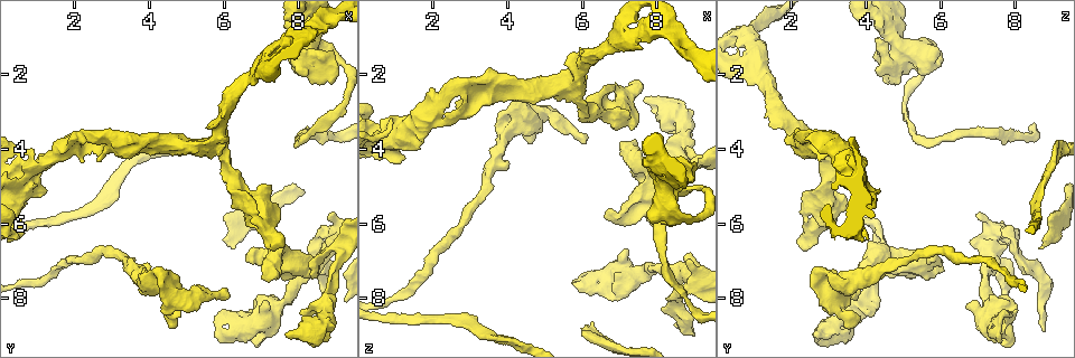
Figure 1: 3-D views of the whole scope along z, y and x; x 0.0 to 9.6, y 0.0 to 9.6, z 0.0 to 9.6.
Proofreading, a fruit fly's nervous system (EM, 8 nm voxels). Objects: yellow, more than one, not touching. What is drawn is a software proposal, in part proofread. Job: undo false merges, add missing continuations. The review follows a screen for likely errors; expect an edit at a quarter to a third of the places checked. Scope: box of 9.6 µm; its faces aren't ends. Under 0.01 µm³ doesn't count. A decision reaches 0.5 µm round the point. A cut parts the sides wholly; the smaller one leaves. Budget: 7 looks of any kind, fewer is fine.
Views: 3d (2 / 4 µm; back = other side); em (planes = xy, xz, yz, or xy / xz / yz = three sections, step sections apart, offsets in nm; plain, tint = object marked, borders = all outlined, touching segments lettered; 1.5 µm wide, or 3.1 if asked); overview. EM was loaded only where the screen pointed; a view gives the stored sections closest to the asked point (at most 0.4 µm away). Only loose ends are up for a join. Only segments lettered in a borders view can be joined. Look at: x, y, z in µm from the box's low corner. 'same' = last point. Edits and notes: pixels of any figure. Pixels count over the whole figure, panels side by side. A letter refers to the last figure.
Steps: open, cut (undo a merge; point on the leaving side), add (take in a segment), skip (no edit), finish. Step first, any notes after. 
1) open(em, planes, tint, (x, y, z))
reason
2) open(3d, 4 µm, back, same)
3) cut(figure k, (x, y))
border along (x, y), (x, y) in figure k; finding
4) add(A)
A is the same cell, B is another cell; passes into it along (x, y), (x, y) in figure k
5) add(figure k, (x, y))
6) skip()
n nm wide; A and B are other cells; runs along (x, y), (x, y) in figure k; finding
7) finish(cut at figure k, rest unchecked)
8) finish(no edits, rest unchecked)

open(em, planes, borders, (4.25, 3.85, 2.40))
branch point

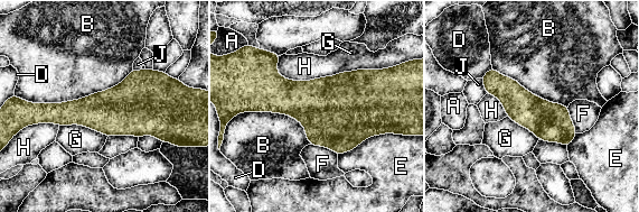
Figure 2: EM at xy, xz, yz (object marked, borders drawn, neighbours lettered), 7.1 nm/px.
skip()
280 nm wide; A, B, D, E, F, G, H and J are other cells; runs along (485, 79), (573, 134) in figure 2; all the same neuron

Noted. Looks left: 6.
open(em, planes, borders, (6.75, 6.60, 5.70))
an open end

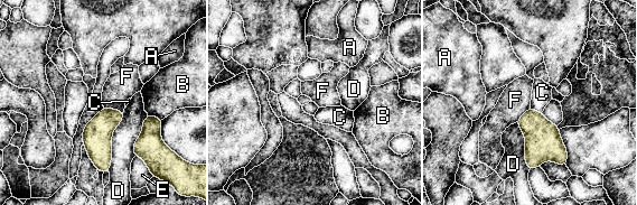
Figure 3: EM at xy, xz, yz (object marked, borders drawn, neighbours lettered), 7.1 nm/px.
skip()
170 nm wide; A, B, C, D, E and F are other cells; border along (104, 106), (123, 111) in figure 3; none of them fits

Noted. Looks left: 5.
open(3d, 4 µm, back, (7.05, 7.50, 3.85))
branch stops here

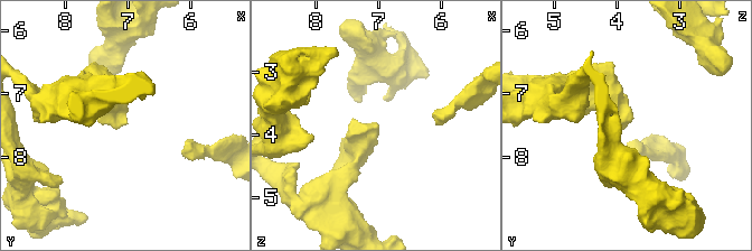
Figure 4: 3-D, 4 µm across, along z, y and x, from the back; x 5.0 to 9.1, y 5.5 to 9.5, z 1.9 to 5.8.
open(em, planes, plain, (7.05, 7.50, 3.90))

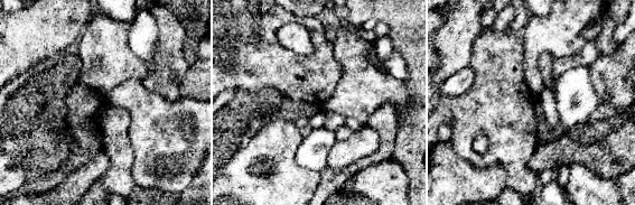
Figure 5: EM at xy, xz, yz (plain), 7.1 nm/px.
open(em, planes, borders, same)
what lies round it

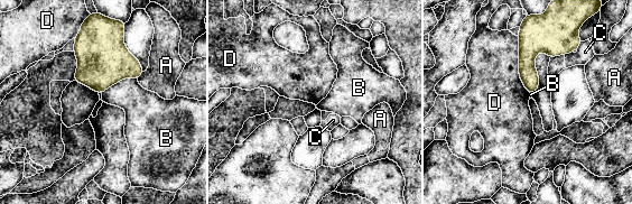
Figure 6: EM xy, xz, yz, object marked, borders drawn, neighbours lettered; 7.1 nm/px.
skip()
A, B, C and D are other cells; border along (517, 36), (519, 80), (529, 94) in figure 6; none of them fits

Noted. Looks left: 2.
finish(no edits, rest unchecked)

